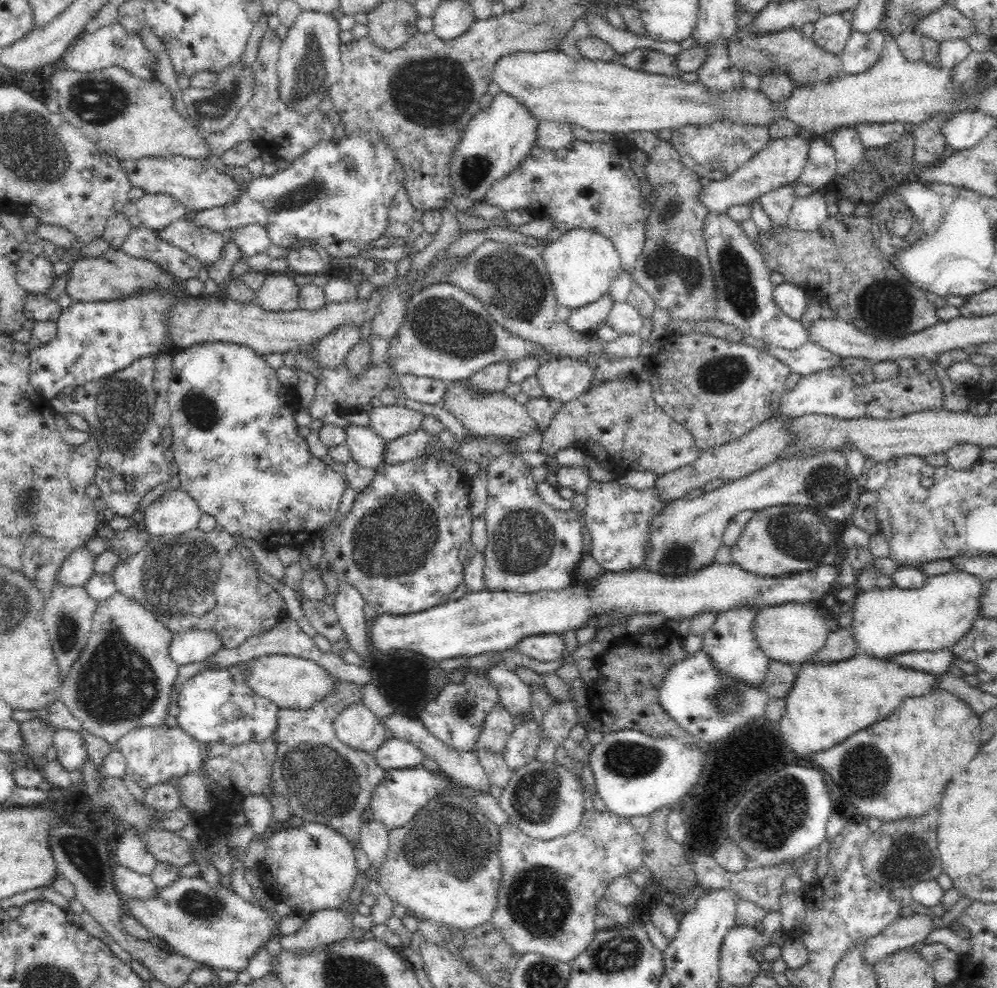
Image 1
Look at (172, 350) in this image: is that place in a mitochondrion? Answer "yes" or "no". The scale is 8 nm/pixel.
no

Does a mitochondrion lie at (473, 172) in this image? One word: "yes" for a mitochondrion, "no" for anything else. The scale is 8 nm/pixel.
yes

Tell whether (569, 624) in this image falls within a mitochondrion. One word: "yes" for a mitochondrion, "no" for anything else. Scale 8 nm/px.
no

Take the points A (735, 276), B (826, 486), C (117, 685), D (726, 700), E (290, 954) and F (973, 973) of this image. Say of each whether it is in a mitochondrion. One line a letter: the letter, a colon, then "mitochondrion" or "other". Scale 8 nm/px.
A: mitochondrion
B: mitochondrion
C: mitochondrion
D: mitochondrion
E: other
F: other

